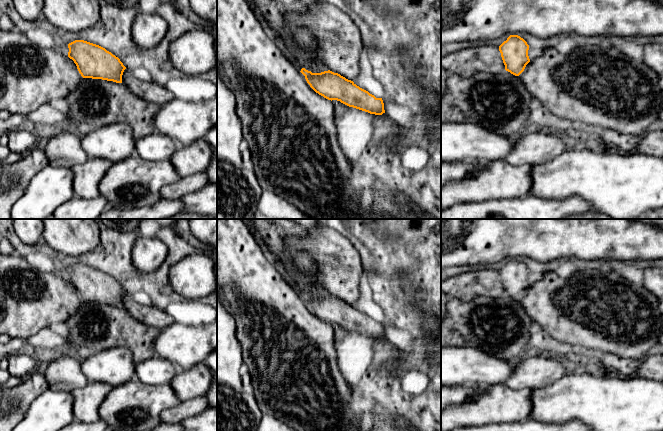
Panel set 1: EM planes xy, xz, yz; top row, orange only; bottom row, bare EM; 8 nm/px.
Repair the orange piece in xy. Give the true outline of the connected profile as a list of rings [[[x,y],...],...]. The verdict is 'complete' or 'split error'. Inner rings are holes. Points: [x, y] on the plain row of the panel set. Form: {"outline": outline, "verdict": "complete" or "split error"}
{"outline": [[[75,264],[68,268],[68,272],[68,281],[74,285],[83,302],[122,307],[126,291],[105,272],[84,264]]], "verdict": "complete"}

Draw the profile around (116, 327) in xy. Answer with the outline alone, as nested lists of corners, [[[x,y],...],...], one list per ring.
[[[83,302],[76,314],[66,321],[70,330],[69,346],[72,352],[84,354],[99,352],[113,347],[124,347],[131,351],[135,364],[155,355],[153,343],[160,330],[136,320],[124,308],[102,303]]]

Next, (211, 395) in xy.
[[[213,382],[205,397],[210,408],[217,408],[217,382]]]

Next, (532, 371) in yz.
[[[526,353],[515,361],[513,374],[505,385],[517,390],[537,390],[553,384],[566,374],[566,366],[562,362]]]

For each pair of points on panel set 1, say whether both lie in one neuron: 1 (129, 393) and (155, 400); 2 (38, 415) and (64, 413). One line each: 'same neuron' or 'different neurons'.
1: same neuron
2: same neuron

